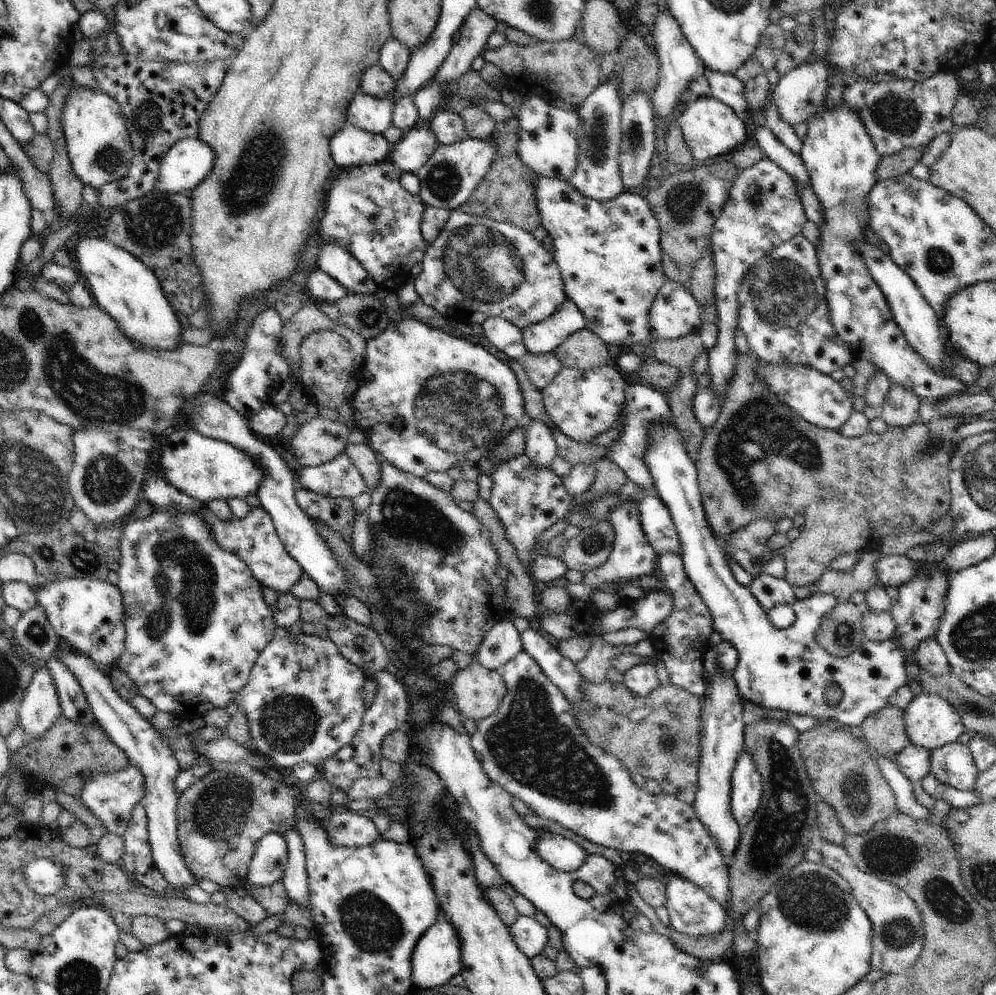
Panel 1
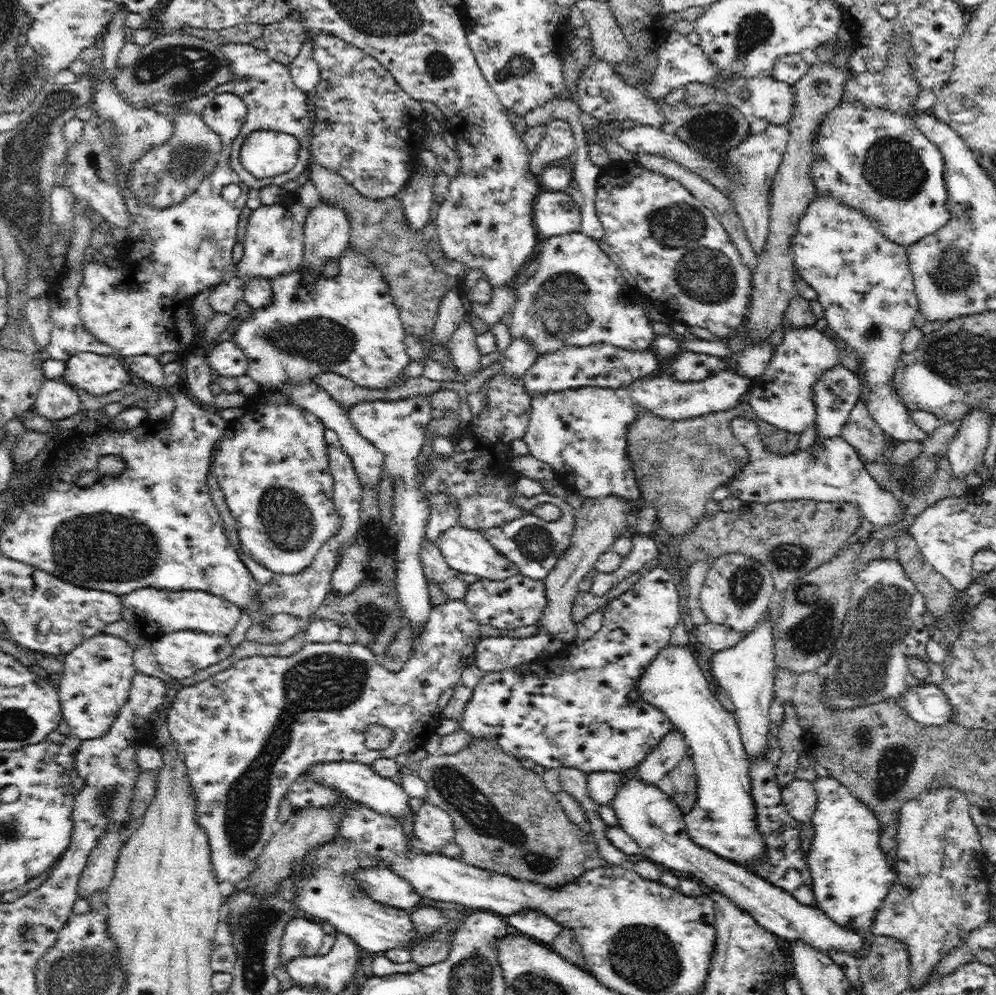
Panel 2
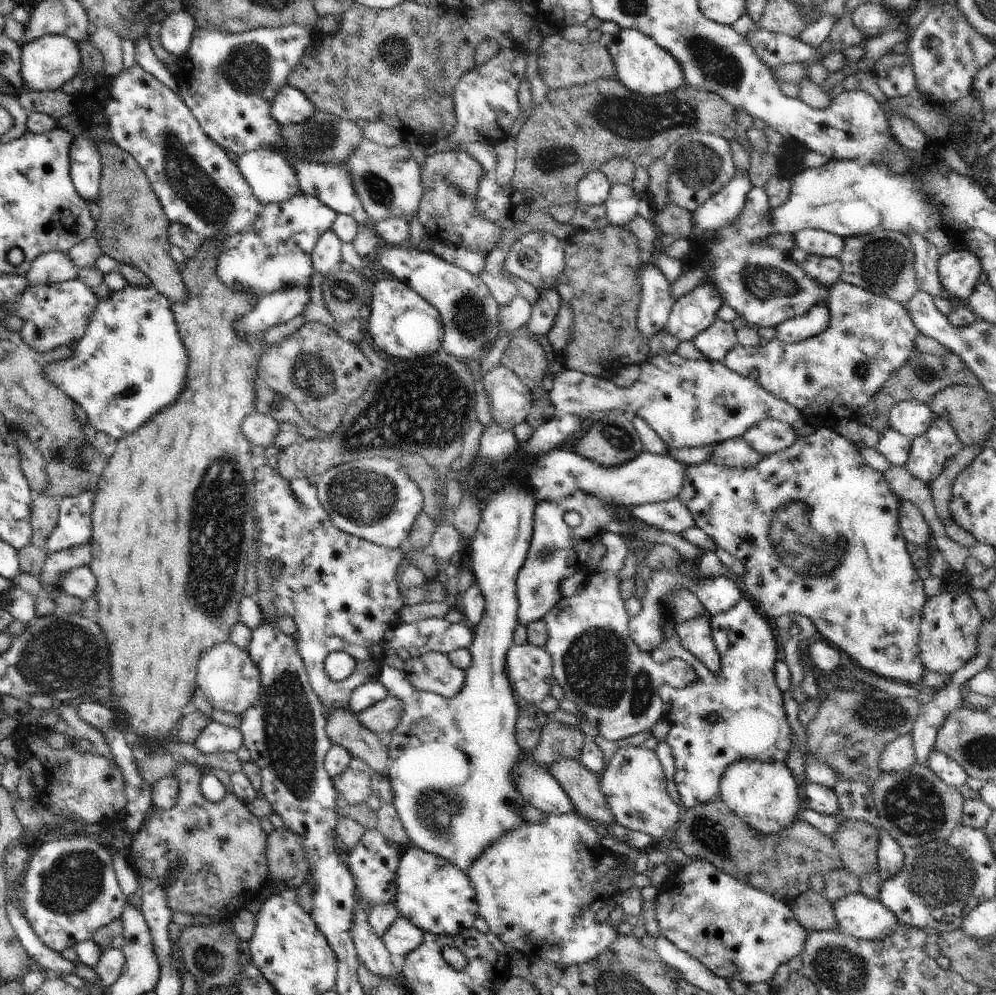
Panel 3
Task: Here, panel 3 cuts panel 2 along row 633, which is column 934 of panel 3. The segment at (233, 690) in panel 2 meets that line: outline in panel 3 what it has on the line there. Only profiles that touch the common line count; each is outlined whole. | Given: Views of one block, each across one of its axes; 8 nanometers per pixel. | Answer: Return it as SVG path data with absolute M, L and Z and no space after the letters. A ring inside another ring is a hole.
M935 417L930 428L912 440L905 468L929 486L964 446L950 423Z

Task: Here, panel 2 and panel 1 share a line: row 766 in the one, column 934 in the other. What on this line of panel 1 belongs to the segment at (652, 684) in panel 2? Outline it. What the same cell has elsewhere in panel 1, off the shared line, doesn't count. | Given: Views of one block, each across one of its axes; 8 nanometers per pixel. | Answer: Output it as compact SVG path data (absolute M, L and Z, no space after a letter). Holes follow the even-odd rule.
M933 694L915 695L904 710L904 724L911 742L931 751L958 742L966 732L958 711Z

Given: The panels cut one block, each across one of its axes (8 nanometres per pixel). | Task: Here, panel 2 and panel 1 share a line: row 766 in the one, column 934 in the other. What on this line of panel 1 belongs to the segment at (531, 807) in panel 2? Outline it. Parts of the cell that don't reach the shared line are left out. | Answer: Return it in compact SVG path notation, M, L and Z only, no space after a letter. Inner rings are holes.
M752 352L738 353L736 372L733 381L729 384L729 392L727 399L723 402L718 420L716 424L706 432L701 449L699 450L695 466L697 468L697 481L701 492L701 499L705 510L706 520L710 523L713 533L716 537L730 535L734 531L740 530L746 525L756 521L769 521L776 524L782 518L790 518L794 516L804 517L805 525L800 528L798 538L793 542L789 542L778 553L770 552L766 549L762 561L773 562L776 558L782 559L783 575L785 579L793 586L809 586L818 582L821 574L830 569L830 562L836 560L838 556L843 554L854 554L860 551L878 550L882 540L890 534L900 536L906 532L920 532L925 530L928 532L930 524L938 522L942 516L949 514L951 509L951 484L949 480L951 456L960 444L960 436L957 434L961 424L974 422L977 416L971 417L935 417L928 422L919 420L910 426L902 428L888 428L883 434L872 433L869 430L866 434L859 437L845 437L839 431L832 429L824 429L819 426L811 425L806 422L798 413L795 413L787 404L780 402L777 397L767 390L767 386L757 380L753 368L757 365L755 354Z

